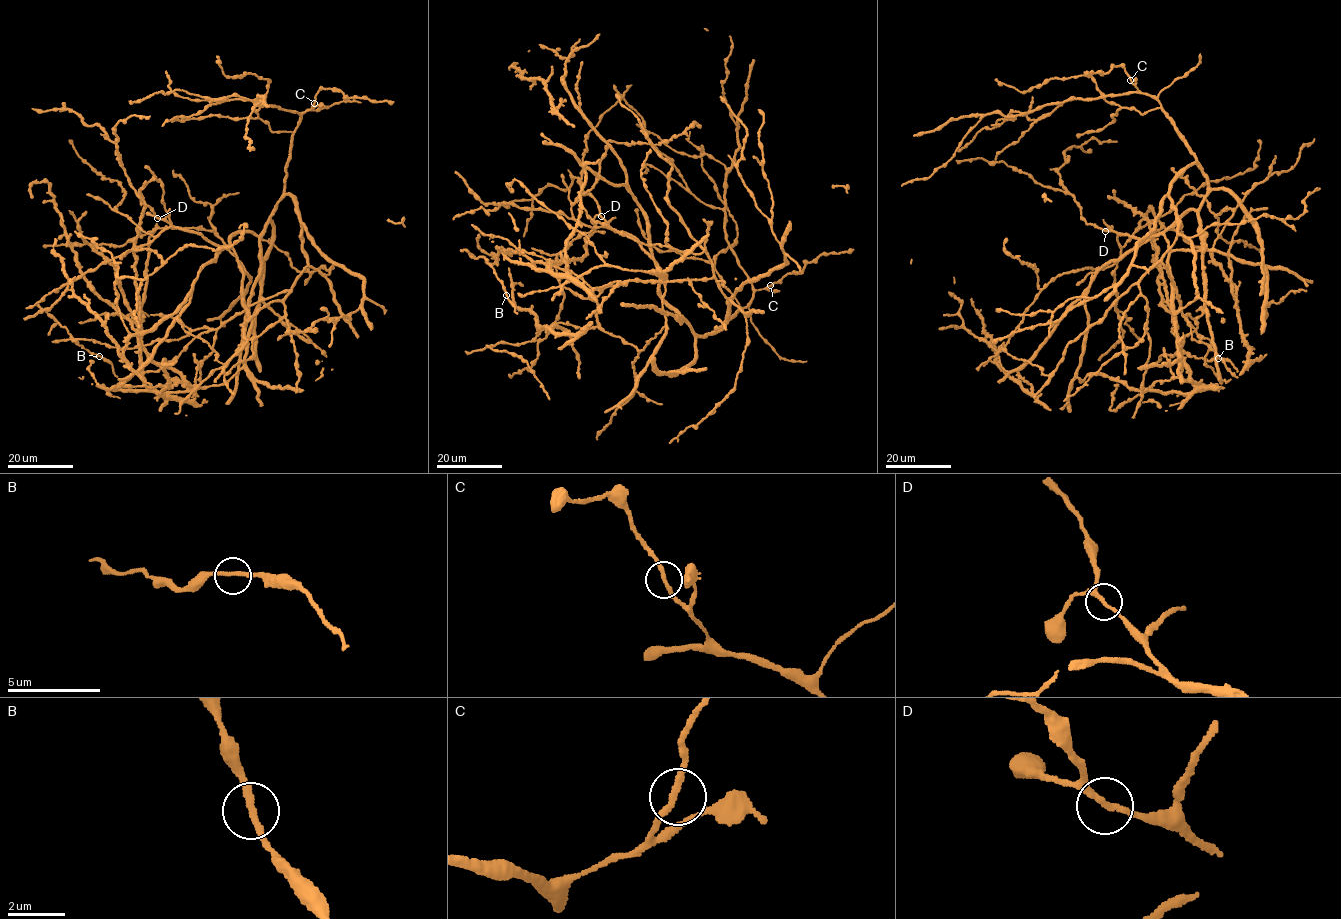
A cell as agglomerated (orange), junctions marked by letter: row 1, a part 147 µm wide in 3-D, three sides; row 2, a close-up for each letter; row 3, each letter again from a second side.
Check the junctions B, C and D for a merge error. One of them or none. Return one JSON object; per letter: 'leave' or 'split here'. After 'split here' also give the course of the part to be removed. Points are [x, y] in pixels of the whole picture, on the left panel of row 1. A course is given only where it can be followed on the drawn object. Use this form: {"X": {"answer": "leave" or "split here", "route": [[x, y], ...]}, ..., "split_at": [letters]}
{"B": {"answer": "leave"}, "C": {"answer": "leave"}, "D": {"answer": "leave"}, "split_at": []}

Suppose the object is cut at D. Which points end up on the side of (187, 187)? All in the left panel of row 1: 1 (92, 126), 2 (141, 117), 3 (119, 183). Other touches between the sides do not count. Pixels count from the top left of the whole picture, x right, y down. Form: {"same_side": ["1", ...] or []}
{"same_side": ["3"]}

